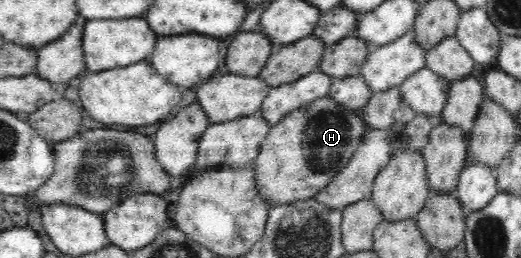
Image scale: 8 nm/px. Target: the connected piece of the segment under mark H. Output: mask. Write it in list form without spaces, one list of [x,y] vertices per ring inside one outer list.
[[[329,95],[291,111],[270,127],[253,161],[259,194],[277,206],[315,197],[347,167],[368,128],[360,111],[340,107]]]

